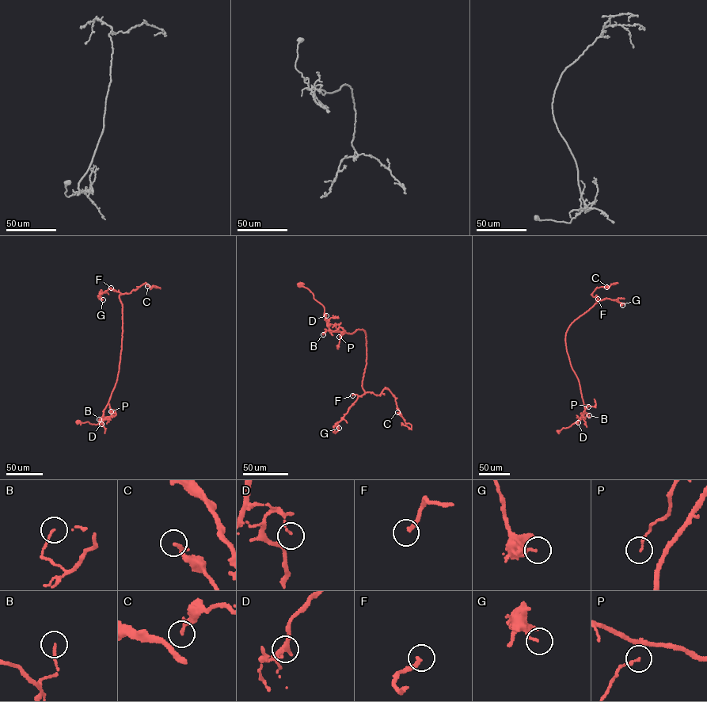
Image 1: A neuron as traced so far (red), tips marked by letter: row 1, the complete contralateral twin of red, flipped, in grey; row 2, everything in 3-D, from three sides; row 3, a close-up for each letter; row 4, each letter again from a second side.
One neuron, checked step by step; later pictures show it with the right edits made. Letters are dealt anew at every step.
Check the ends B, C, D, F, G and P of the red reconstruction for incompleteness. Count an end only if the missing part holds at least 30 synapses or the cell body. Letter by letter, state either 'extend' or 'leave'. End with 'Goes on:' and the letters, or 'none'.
B: leave
C: leave
D: leave
F: extend
G: leave
P: leave
Goes on: F

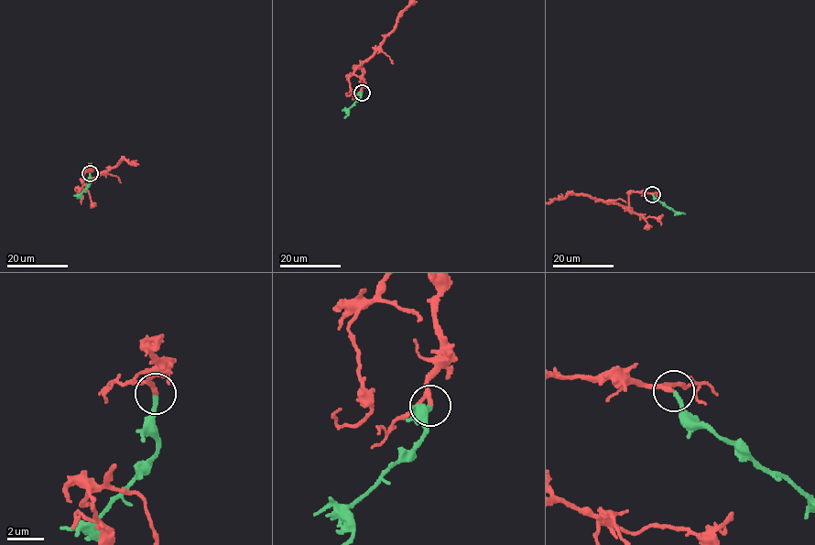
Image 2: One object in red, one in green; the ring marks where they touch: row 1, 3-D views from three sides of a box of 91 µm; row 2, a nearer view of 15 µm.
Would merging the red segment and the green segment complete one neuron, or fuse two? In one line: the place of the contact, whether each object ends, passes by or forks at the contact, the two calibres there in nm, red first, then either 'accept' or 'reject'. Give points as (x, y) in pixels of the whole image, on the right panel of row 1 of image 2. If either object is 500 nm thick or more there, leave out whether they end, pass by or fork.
(652, 194) | red passes by | green ends | 170/200 nm | accept

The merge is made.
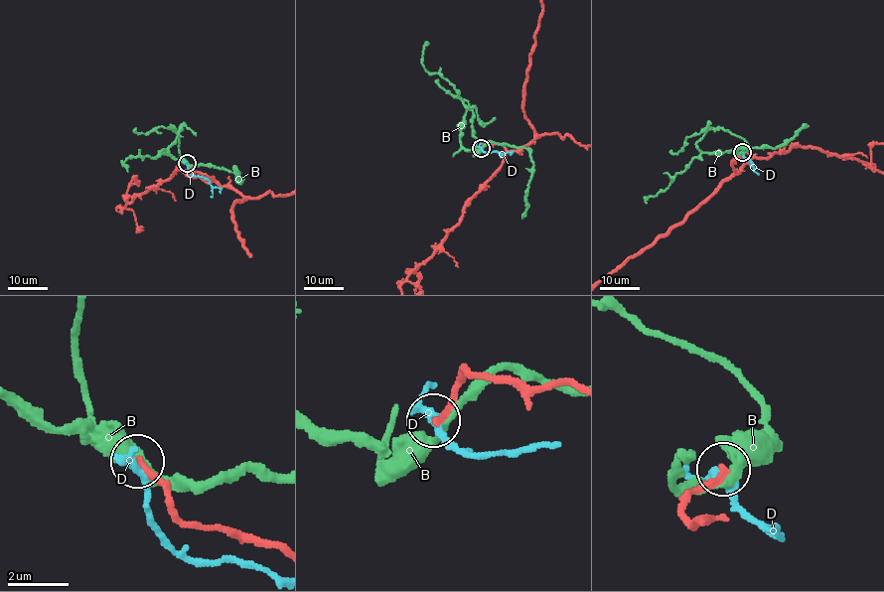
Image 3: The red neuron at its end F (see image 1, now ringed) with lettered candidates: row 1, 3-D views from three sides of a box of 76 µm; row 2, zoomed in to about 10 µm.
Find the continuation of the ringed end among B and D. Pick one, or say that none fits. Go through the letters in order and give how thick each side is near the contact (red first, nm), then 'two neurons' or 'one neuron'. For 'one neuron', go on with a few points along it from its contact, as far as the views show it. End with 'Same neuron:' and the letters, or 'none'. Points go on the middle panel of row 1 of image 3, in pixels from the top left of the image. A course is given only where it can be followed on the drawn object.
B: 300/300 nm | two neurons
D: 280/280 nm | two neurons
Same neuron: none

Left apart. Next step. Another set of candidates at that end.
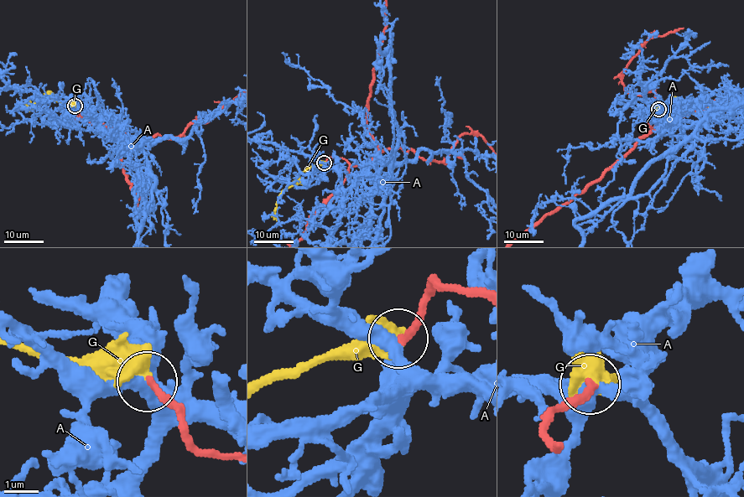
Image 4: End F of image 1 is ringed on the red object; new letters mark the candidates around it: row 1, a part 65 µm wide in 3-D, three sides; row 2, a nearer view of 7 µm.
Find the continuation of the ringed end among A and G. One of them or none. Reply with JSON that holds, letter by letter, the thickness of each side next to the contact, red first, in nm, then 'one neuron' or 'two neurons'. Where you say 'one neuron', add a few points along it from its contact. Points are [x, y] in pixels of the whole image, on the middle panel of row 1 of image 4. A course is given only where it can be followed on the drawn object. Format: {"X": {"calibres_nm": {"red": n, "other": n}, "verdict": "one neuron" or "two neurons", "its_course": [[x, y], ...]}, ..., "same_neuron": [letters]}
{"A": {"calibres_nm": {"red": 220, "other": 360}, "verdict": "two neurons"}, "G": {"calibres_nm": {"red": 220, "other": 460}, "verdict": "one neuron", "its_course": [[325, 163], [306, 168], [299, 173], [295, 182], [281, 192], [274, 209], [278, 220]]}, "same_neuron": ["G"]}

